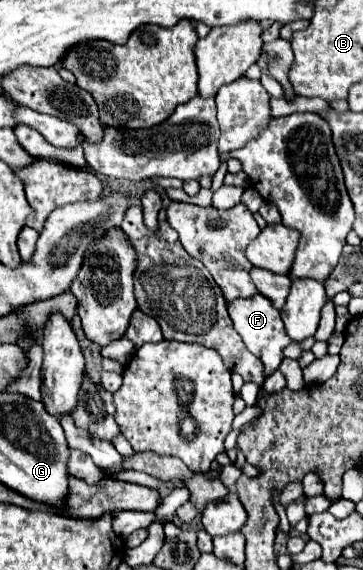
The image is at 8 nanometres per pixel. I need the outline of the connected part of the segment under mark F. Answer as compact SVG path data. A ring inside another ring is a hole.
M258 293L256 297L246 297L246 299L240 297L240 301L232 301L232 305L228 305L228 313L230 313L232 323L234 323L236 331L240 333L244 345L256 357L262 359L264 369L266 369L266 375L274 373L278 369L280 361L284 359L282 349L292 343L292 339L288 337L288 333L284 333L284 325L282 325L282 319L280 319L280 311L272 305L272 301L268 297L264 297L262 293Z

